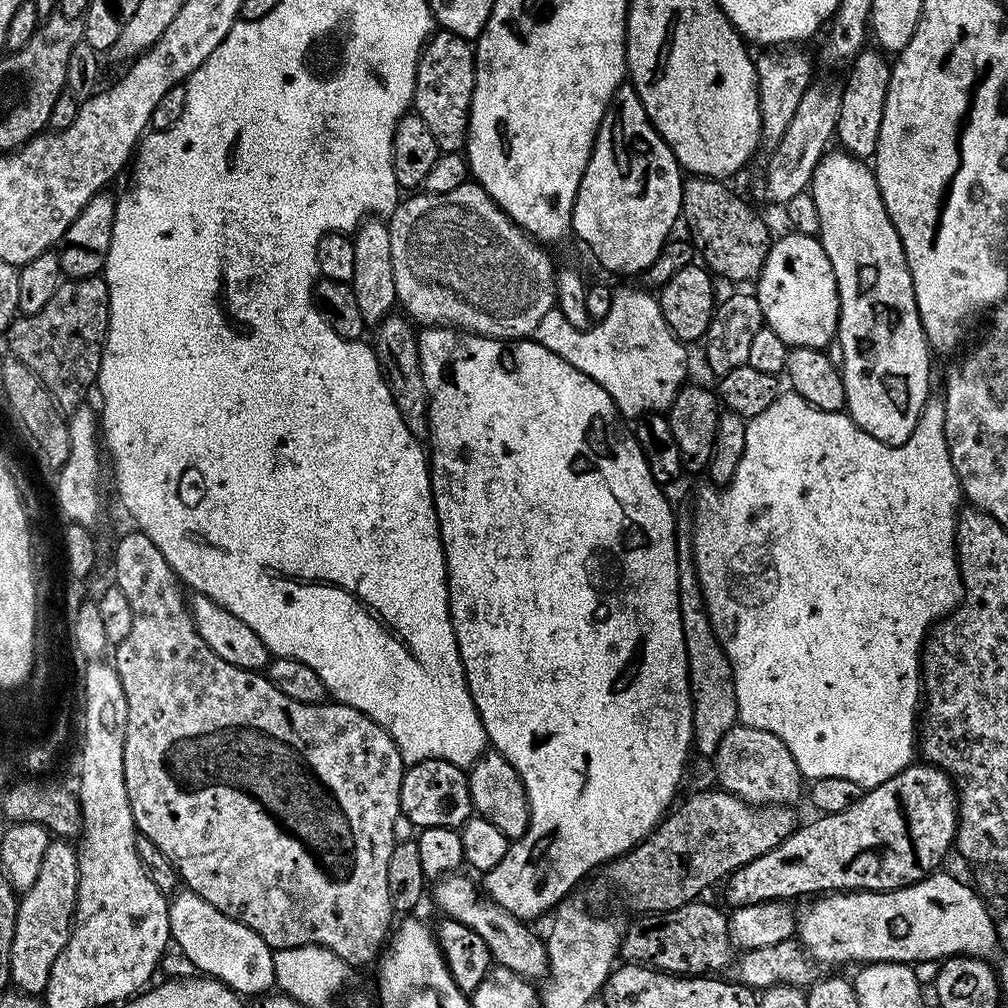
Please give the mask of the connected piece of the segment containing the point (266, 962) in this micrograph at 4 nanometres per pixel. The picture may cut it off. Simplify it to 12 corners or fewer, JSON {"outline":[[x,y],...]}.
{"outline":[[191,890],[173,943],[246,998],[275,989],[275,951]]}

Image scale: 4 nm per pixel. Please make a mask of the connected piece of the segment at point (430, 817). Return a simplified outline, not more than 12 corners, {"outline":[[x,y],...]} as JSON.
{"outline":[[441,760],[404,773],[400,811],[417,830],[473,819],[465,769]]}

